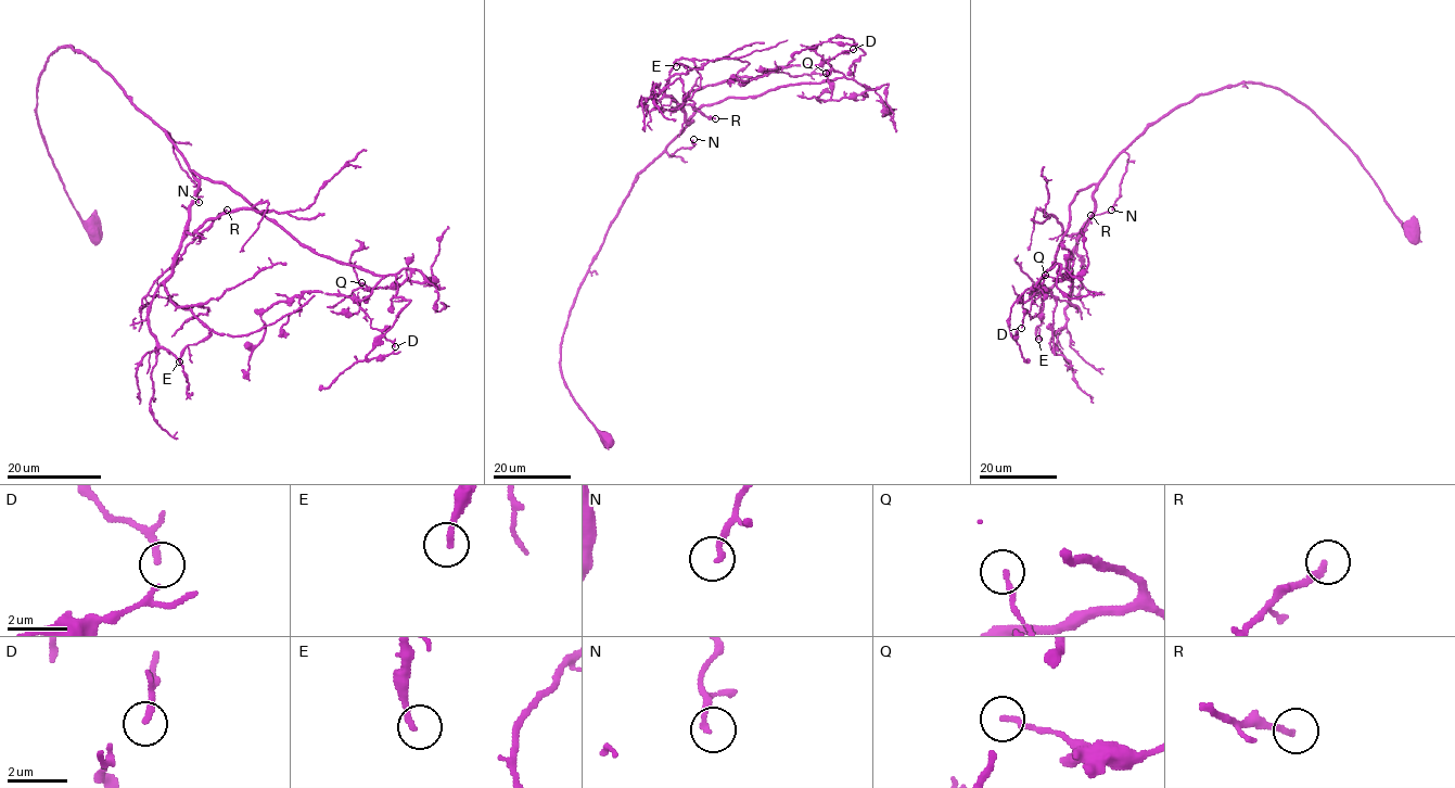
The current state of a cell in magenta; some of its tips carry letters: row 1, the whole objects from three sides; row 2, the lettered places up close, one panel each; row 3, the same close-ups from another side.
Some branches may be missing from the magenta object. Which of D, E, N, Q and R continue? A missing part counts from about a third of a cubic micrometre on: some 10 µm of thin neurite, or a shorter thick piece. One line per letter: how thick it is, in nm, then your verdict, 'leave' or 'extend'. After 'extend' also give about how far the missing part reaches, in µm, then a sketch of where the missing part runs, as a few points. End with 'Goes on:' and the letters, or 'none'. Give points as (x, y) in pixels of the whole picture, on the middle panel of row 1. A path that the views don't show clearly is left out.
D: calibre 160 nm; leave
E: calibre 200 nm; extend; missing 9 µm; course (676, 66), (672, 80)
N: calibre 180 nm; leave
Q: calibre 170 nm; leave
R: calibre 200 nm; leave
Goes on: E

